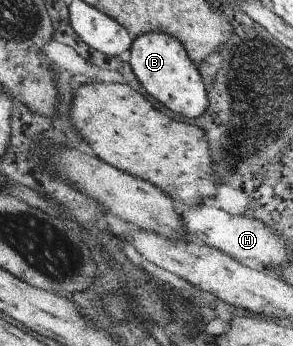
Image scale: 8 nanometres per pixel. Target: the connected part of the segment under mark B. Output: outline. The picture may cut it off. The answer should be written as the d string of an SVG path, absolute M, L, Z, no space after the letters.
M142 33L131 42L128 63L142 89L178 117L192 119L204 113L208 105L208 87L203 84L197 63L190 61L186 49L168 33Z

